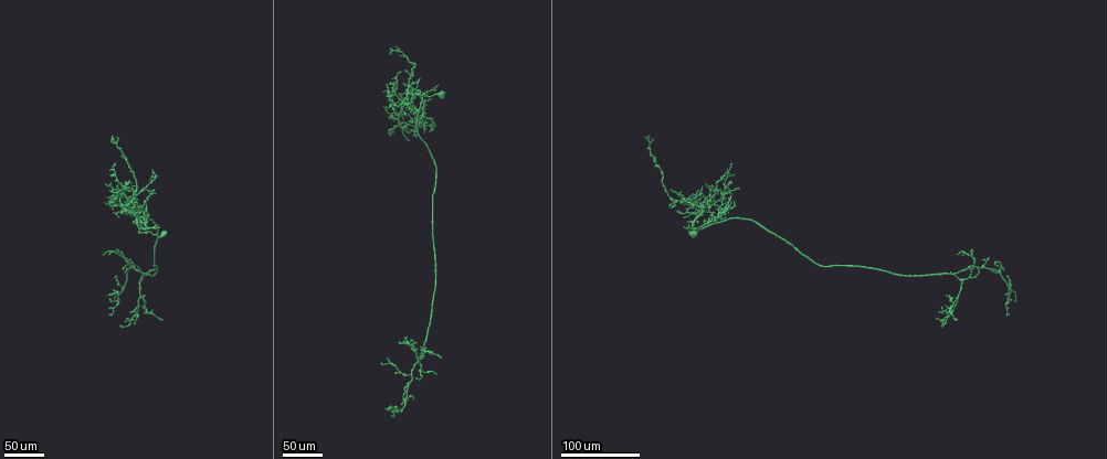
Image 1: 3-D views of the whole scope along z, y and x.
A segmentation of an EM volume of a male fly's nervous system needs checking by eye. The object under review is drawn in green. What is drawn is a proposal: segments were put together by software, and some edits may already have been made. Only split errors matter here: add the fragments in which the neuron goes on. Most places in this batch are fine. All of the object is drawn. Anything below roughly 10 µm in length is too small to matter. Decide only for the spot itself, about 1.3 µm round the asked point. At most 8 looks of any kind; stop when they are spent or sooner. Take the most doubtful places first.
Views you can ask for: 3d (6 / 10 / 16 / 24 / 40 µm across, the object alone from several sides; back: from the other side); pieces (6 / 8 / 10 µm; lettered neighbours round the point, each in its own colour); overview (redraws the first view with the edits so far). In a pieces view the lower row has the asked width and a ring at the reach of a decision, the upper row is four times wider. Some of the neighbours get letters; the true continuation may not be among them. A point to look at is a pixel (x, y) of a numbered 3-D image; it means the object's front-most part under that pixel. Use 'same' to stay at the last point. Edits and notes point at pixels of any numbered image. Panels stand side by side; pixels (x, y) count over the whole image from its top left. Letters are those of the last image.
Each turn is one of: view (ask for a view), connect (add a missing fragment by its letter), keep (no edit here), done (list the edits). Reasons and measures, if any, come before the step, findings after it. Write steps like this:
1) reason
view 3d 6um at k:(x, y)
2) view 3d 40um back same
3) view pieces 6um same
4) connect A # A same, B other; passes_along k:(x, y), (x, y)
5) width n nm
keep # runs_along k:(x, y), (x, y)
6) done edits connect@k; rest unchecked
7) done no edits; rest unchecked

free end
view 3d 24um at 1:(383, 407)

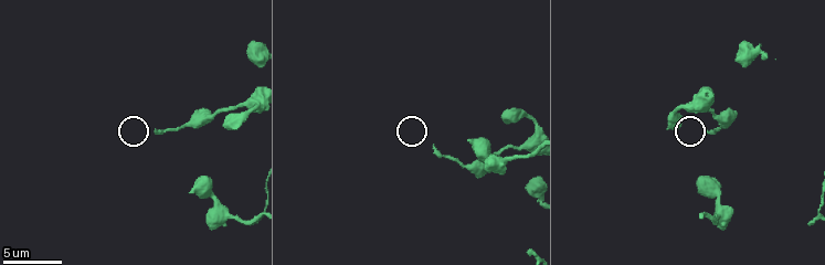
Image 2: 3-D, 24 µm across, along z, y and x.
view pieces 10um at 2:(435, 146)

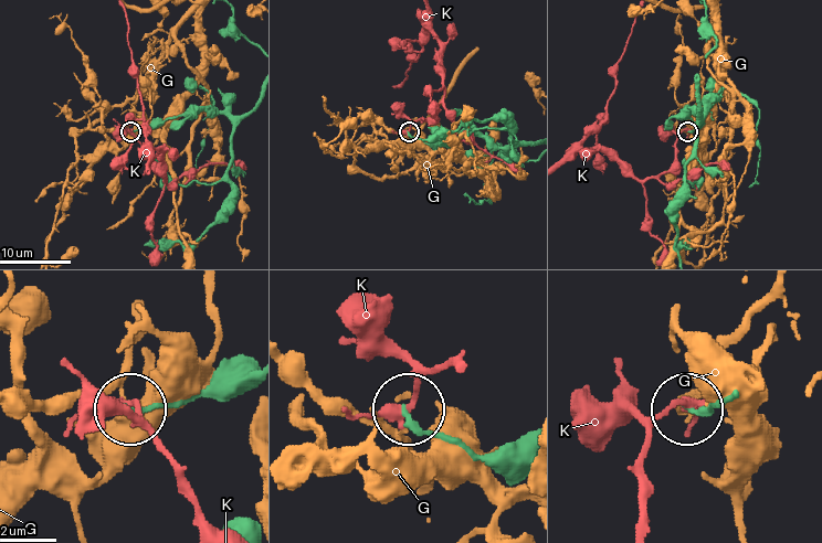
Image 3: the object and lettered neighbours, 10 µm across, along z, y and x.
width 160 nm
keep # G other, K other; none of them fits

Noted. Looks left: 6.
tapers out
view 3d 40um at 1:(420, 347)

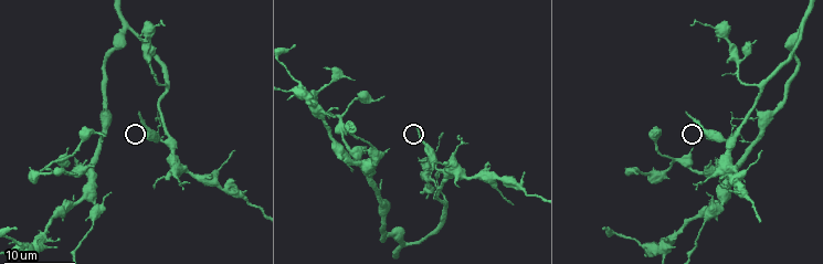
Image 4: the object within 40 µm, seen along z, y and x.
view pieces 10um at 4:(416, 129)

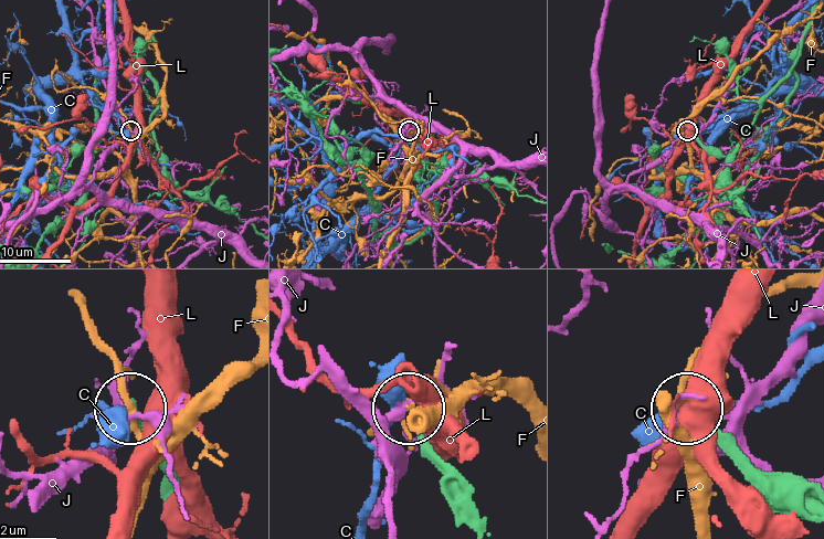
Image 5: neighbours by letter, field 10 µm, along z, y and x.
keep # C other, F other, J other, L other; no lettered fragment goes on from it

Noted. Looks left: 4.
thin end
view 3d 40um at 1:(134, 210)

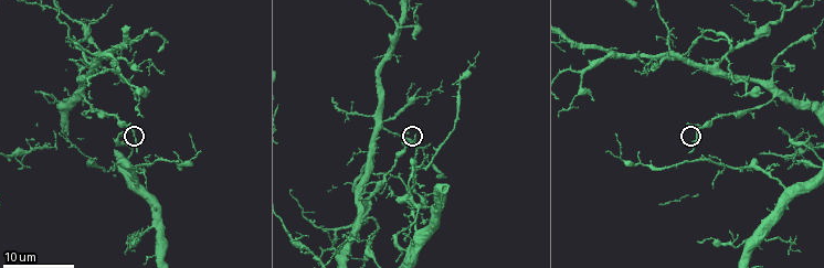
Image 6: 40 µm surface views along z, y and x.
view pieces 8um at 6:(413, 135)

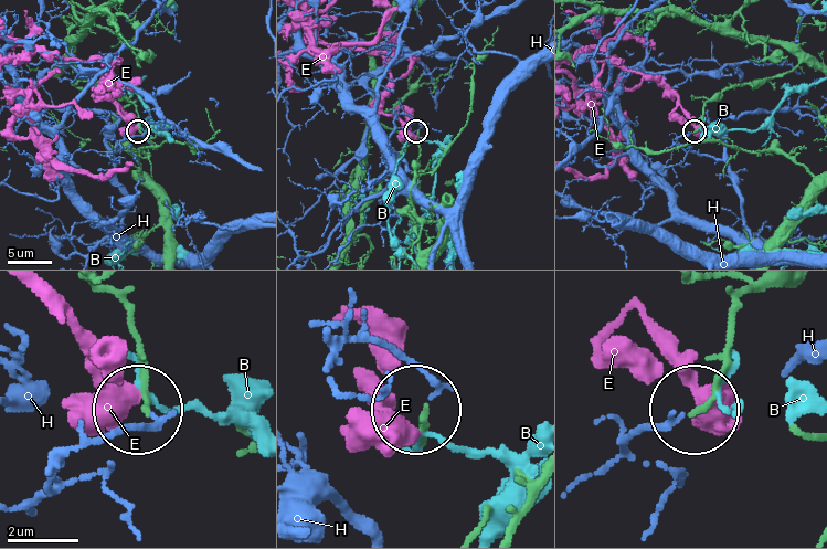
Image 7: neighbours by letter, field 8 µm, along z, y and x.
width 170 nm
keep # B other, E other, H other; none of them fits

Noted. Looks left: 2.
an open end
view 3d 40um at 1:(696, 232)

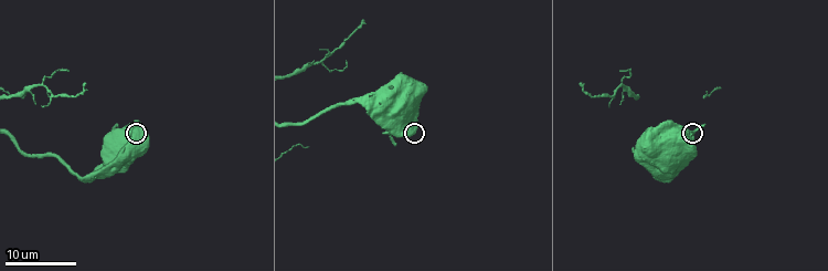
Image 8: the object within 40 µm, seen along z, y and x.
view pieces 10um at 8:(704, 127)

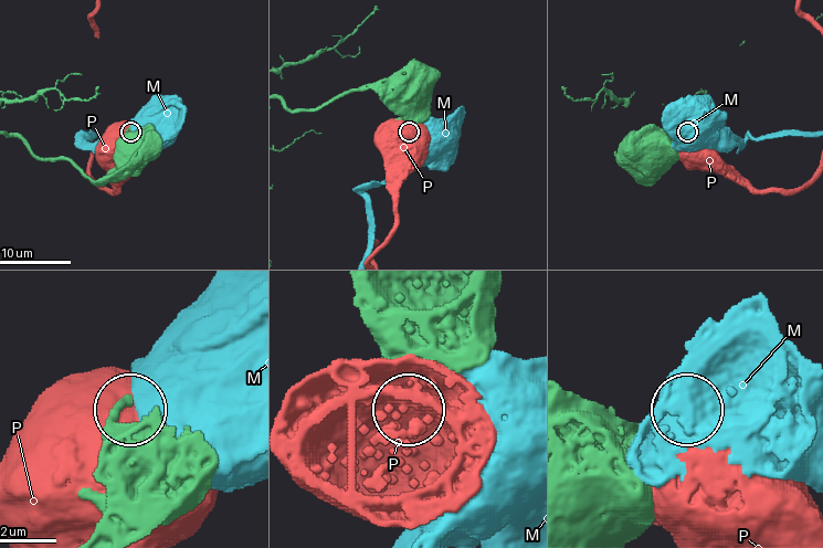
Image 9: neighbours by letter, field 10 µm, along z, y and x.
keep # M other, P other; none of them fits

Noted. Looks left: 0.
done no edits; rest unchecked

